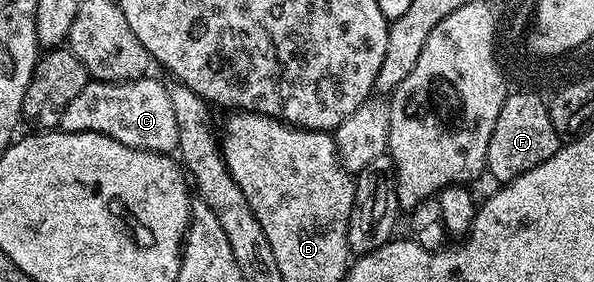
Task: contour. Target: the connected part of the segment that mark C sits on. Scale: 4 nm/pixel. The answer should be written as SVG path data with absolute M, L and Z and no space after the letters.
M154 76L137 78L131 82L100 82L87 81L84 92L68 104L62 113L61 129L68 134L80 132L96 132L108 136L125 146L131 146L137 150L150 150L153 154L170 154L178 149L178 132L176 115L173 112L172 100L165 85L158 83Z

